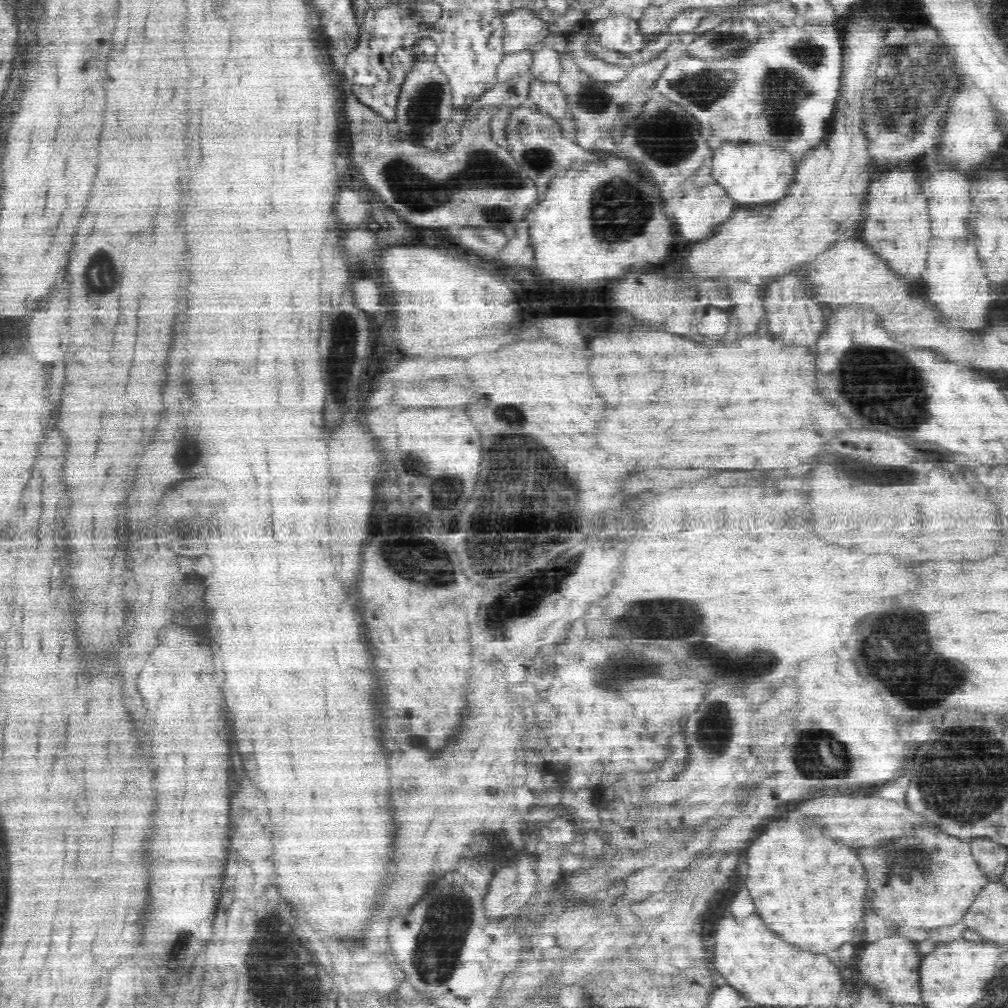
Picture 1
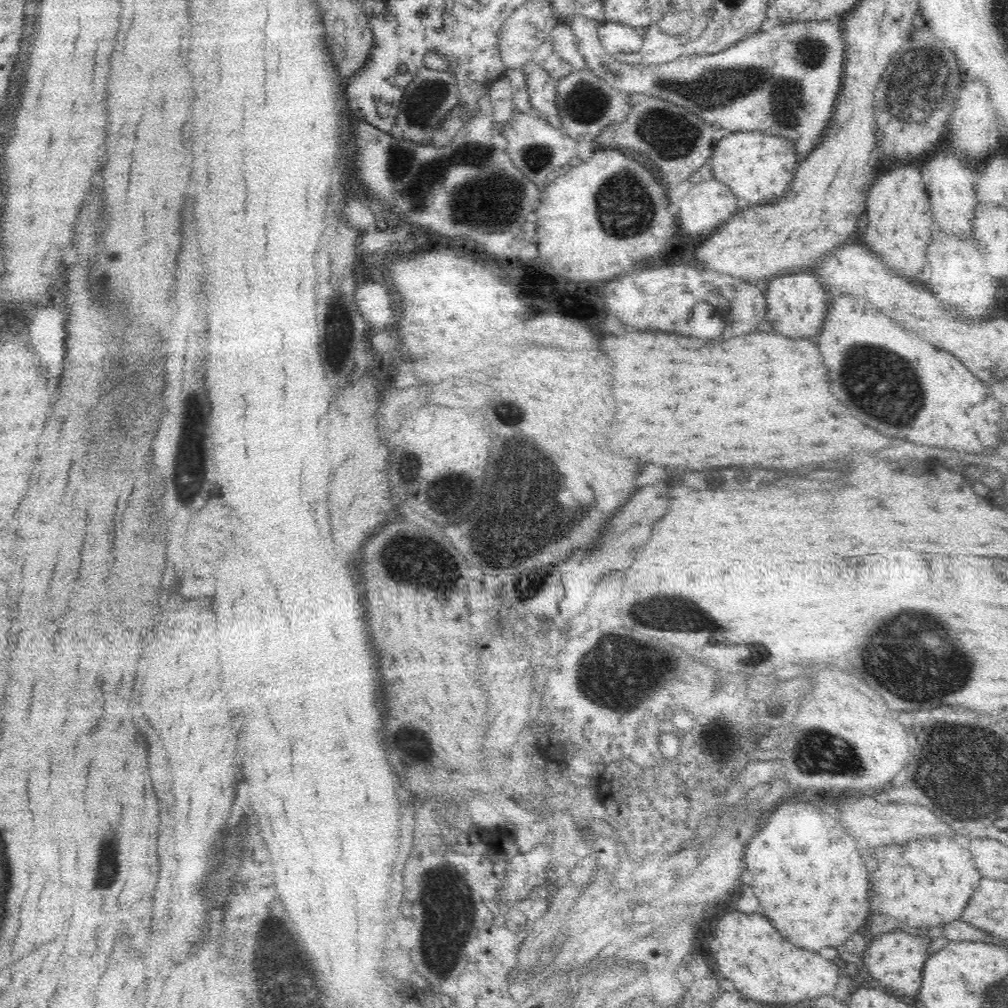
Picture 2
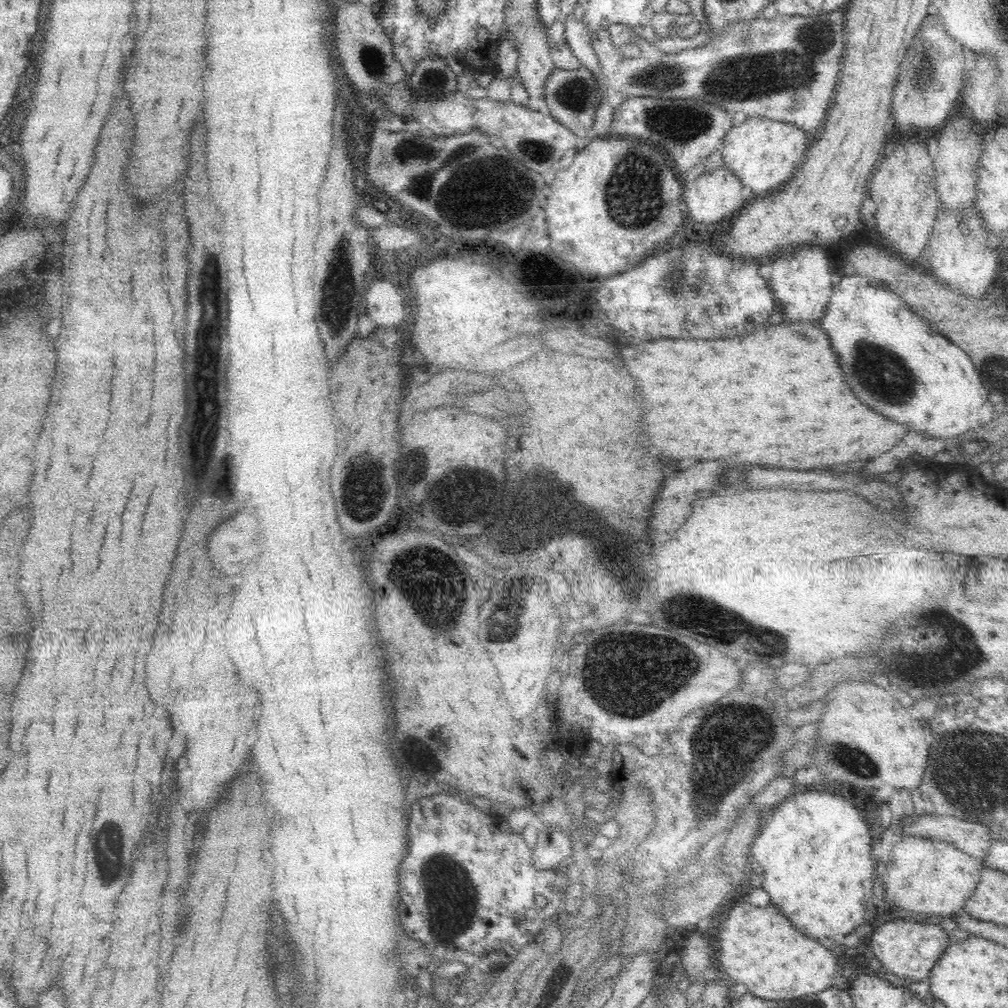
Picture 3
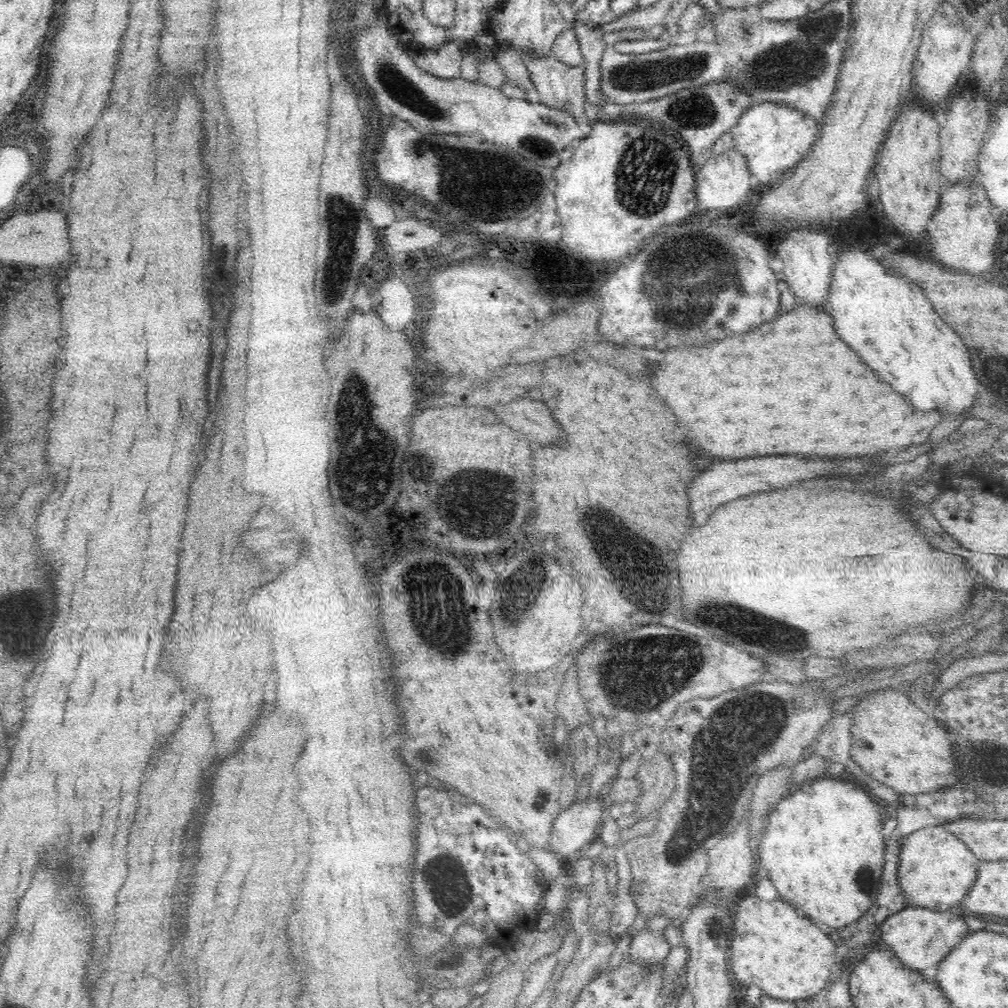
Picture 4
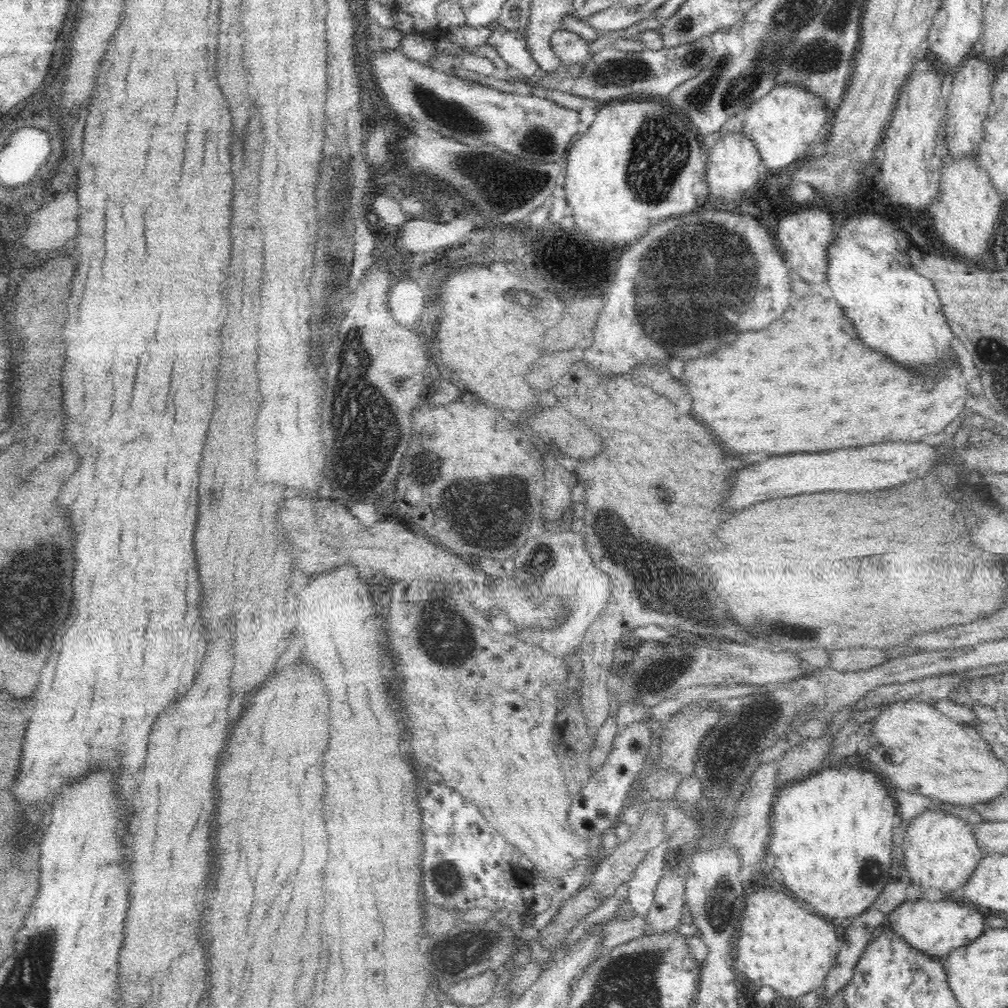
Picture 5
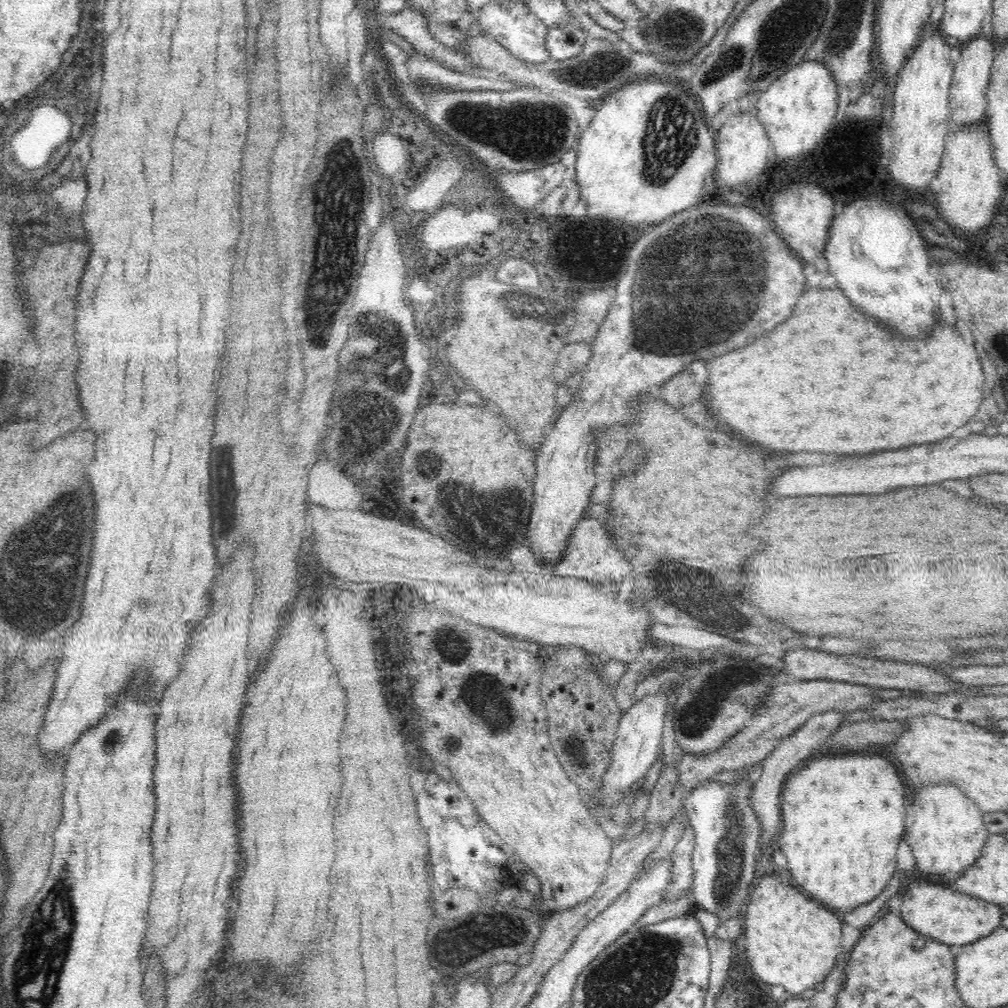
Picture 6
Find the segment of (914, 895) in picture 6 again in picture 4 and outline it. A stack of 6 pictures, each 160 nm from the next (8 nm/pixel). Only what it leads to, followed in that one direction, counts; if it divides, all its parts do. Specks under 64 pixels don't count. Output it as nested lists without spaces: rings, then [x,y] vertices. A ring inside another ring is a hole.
[[[906,906],[890,915],[877,932],[876,940],[884,947],[889,946],[906,968],[922,972],[934,964],[939,965],[943,958],[963,939],[970,930],[963,919],[949,910],[938,912],[927,908]]]

